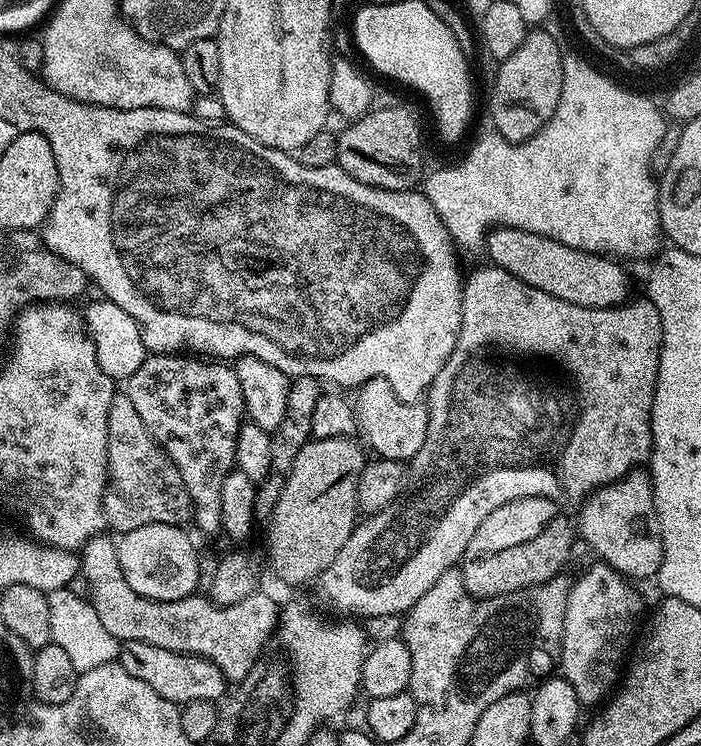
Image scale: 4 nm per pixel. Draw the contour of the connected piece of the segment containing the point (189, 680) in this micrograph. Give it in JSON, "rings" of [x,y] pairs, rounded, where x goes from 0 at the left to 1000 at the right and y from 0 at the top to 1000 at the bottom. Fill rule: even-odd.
{"rings":[[[214,861],[173,862],[168,887],[174,898],[181,898],[190,909],[208,914],[214,925],[225,925],[231,936],[254,946],[290,938],[318,940],[328,922],[328,913],[317,903],[317,898],[311,898],[311,893],[305,893],[305,887],[287,879],[254,877],[248,871],[231,871],[231,866],[214,866]]]}

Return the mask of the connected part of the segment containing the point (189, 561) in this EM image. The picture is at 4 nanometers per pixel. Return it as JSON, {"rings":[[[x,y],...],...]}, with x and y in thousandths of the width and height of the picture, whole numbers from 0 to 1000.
{"rings":[[[215,702],[197,705],[197,710],[178,713],[165,724],[168,753],[174,757],[174,769],[180,769],[180,780],[185,780],[185,786],[190,791],[197,791],[197,796],[215,804],[252,804],[275,798],[285,788],[288,745],[280,741],[272,721],[262,712],[261,706],[250,702]]]}

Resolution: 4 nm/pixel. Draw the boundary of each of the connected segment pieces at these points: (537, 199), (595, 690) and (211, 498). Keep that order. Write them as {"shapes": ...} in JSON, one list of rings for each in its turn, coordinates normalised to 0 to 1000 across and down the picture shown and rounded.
{"shapes":[[[[819,74],[807,86],[810,95],[802,105],[796,147],[790,147],[785,164],[779,164],[767,180],[743,193],[730,193],[715,182],[698,180],[646,225],[612,229],[603,237],[603,260],[613,276],[619,276],[625,292],[631,292],[652,334],[676,336],[679,326],[683,322],[686,326],[698,308],[710,304],[773,314],[790,324],[802,324],[802,330],[853,338],[890,351],[923,350],[943,336],[942,255],[930,223],[933,201],[944,189],[950,170],[943,141],[940,145],[927,130],[912,129],[912,122],[890,118],[889,111],[867,111],[867,103],[854,90],[843,91],[826,74]]],[[[849,755],[823,777],[817,776],[810,790],[796,891],[805,912],[819,920],[819,930],[825,930],[829,946],[854,945],[882,917],[909,851],[913,819],[919,815],[913,794],[906,788],[909,784],[900,776],[867,756]]],[[[211,475],[203,491],[181,505],[180,528],[185,539],[191,539],[191,550],[197,550],[197,560],[208,566],[208,576],[234,601],[234,607],[254,625],[260,643],[265,646],[265,657],[274,669],[277,702],[291,713],[315,712],[317,694],[317,646],[322,646],[322,635],[337,626],[337,594],[340,576],[350,567],[345,517],[332,489],[325,485],[310,485],[307,481],[281,480],[274,475]]]]}

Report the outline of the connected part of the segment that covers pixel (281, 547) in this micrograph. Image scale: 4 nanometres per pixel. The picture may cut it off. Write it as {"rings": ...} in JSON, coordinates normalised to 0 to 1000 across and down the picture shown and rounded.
{"rings":[[[494,584],[458,590],[447,587],[437,598],[431,598],[431,603],[425,603],[425,614],[419,614],[419,625],[414,625],[402,668],[397,668],[397,678],[391,678],[391,689],[381,704],[382,756],[389,769],[405,783],[444,784],[459,769],[459,764],[465,764],[476,748],[482,748],[482,737],[494,732],[494,721],[499,721],[502,709],[511,701],[508,664],[522,610],[505,591]]]}

